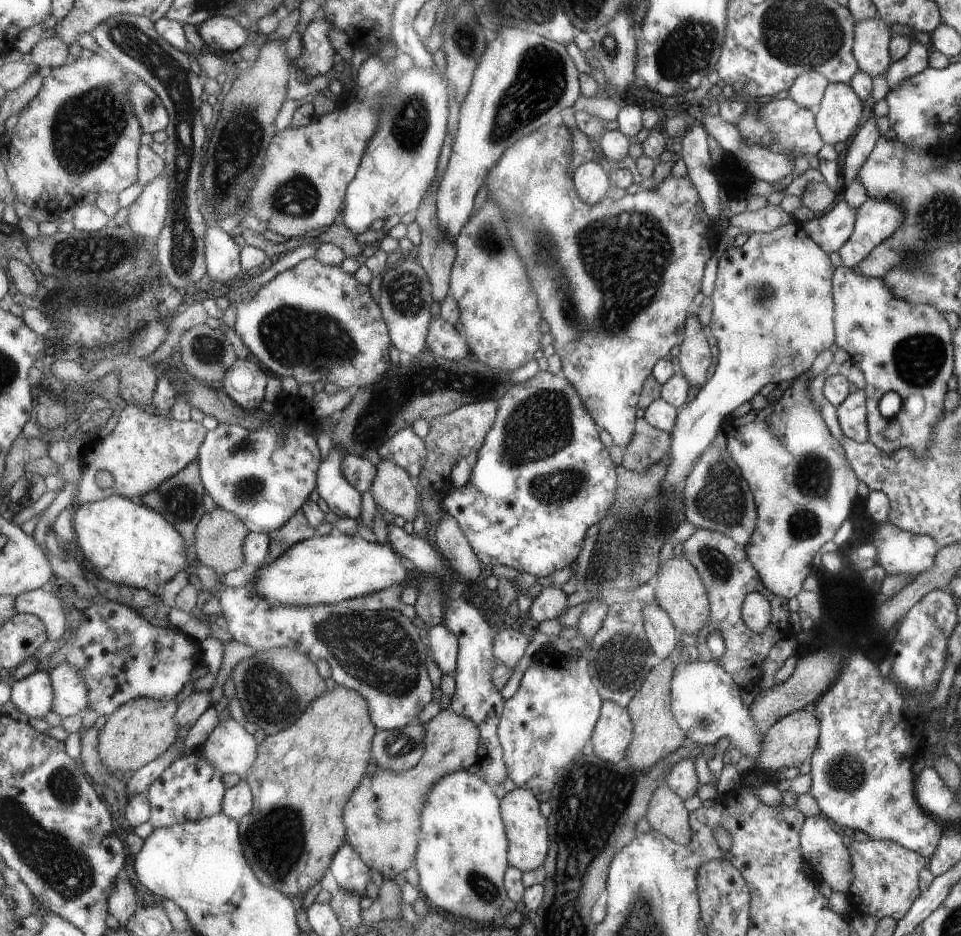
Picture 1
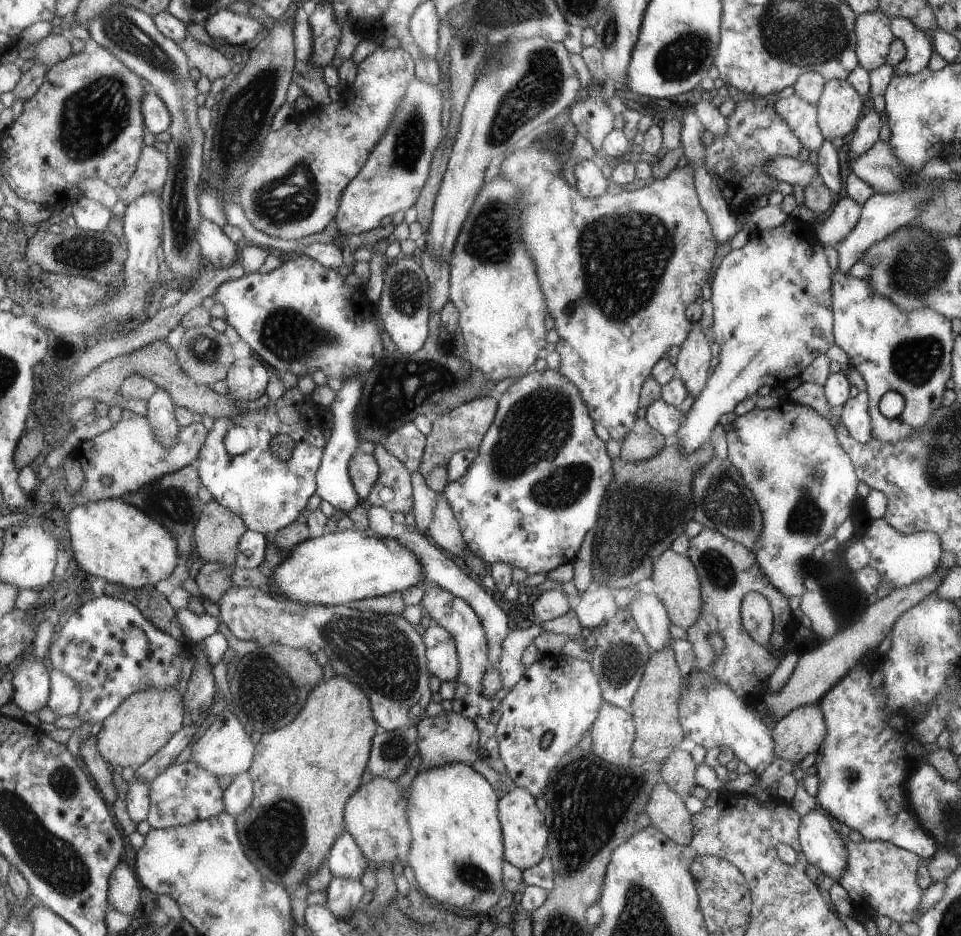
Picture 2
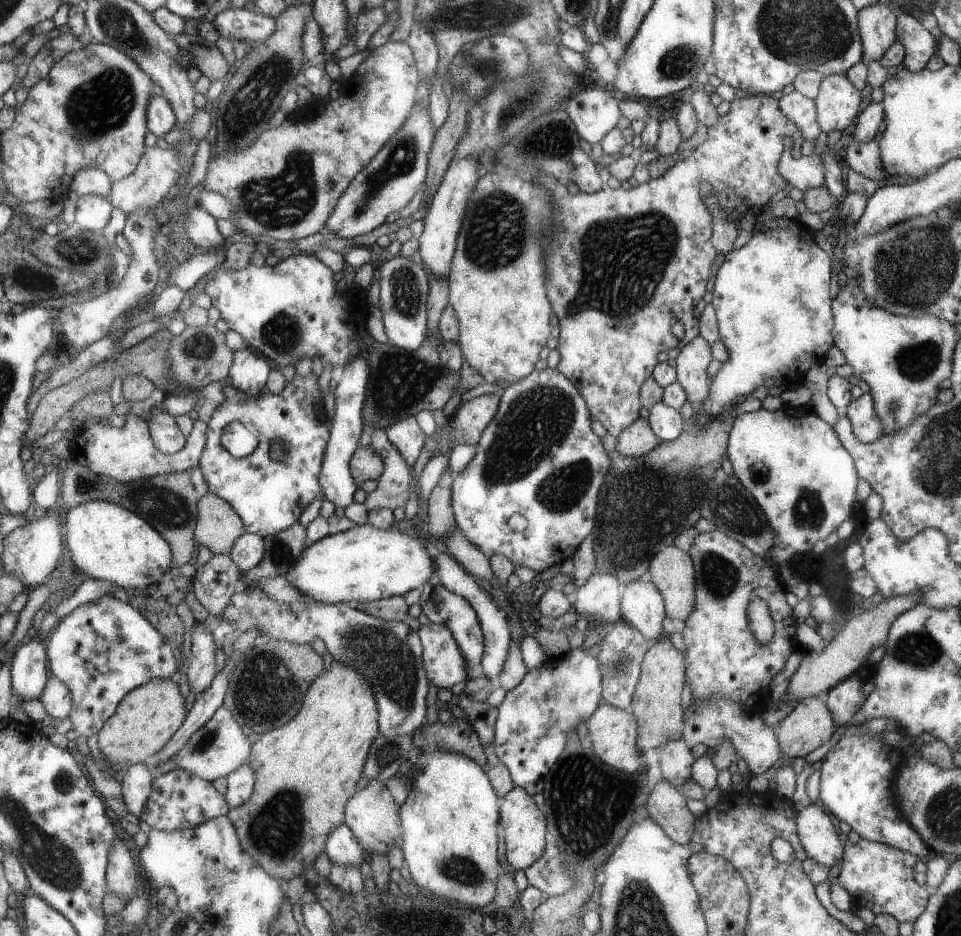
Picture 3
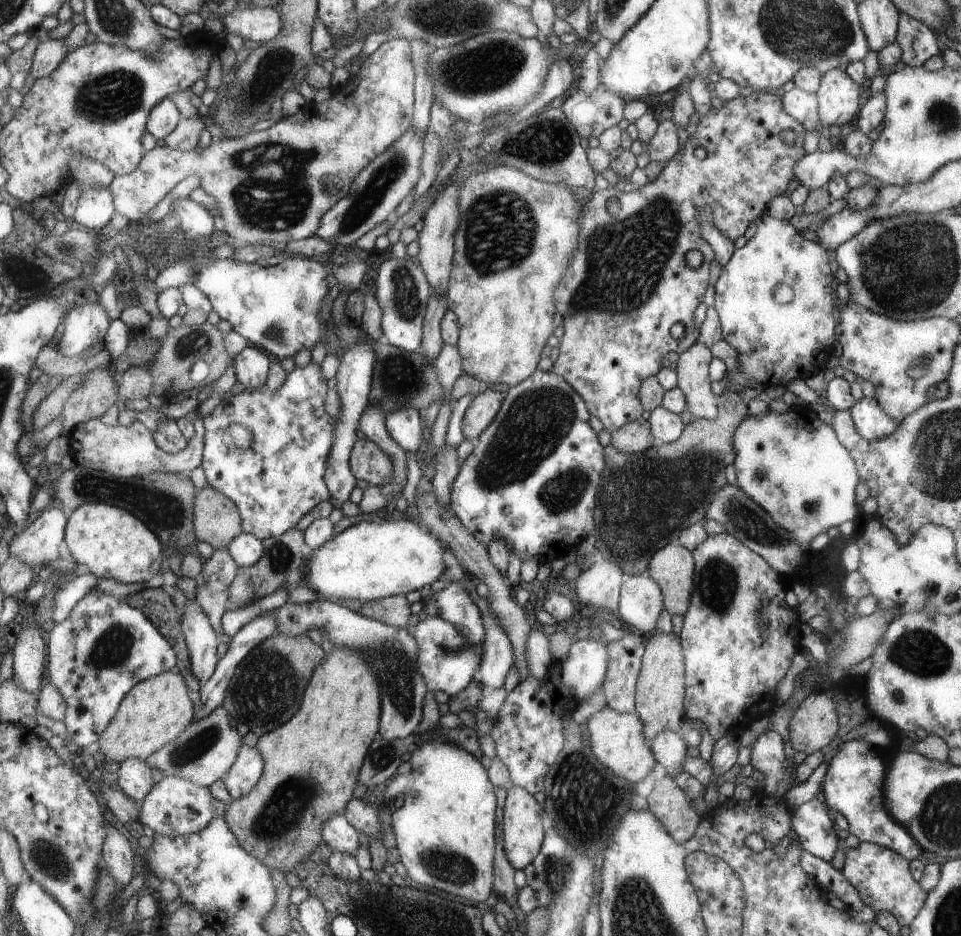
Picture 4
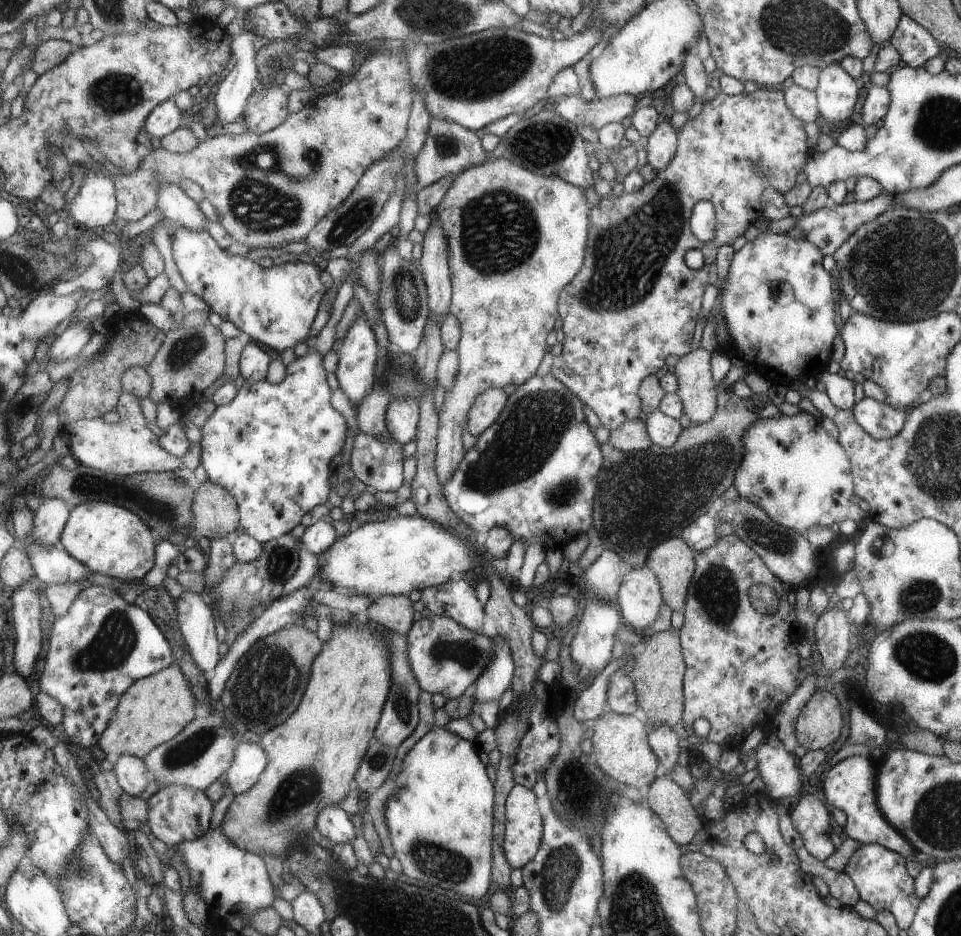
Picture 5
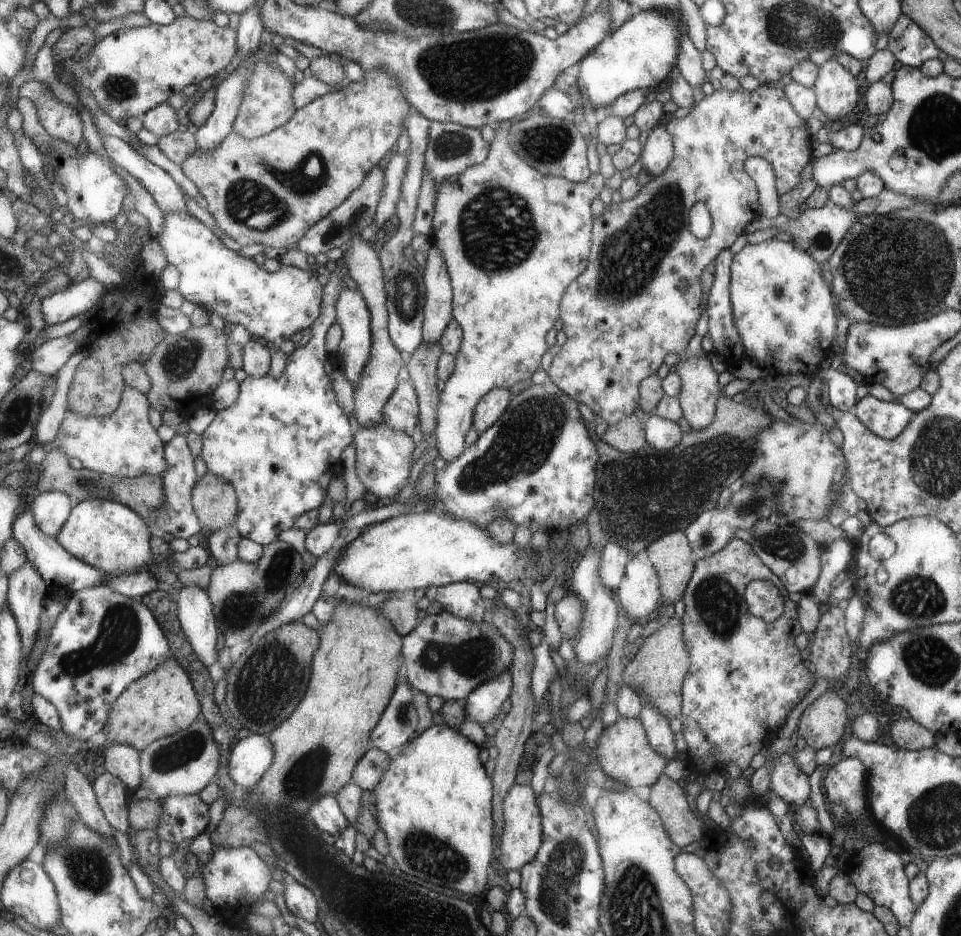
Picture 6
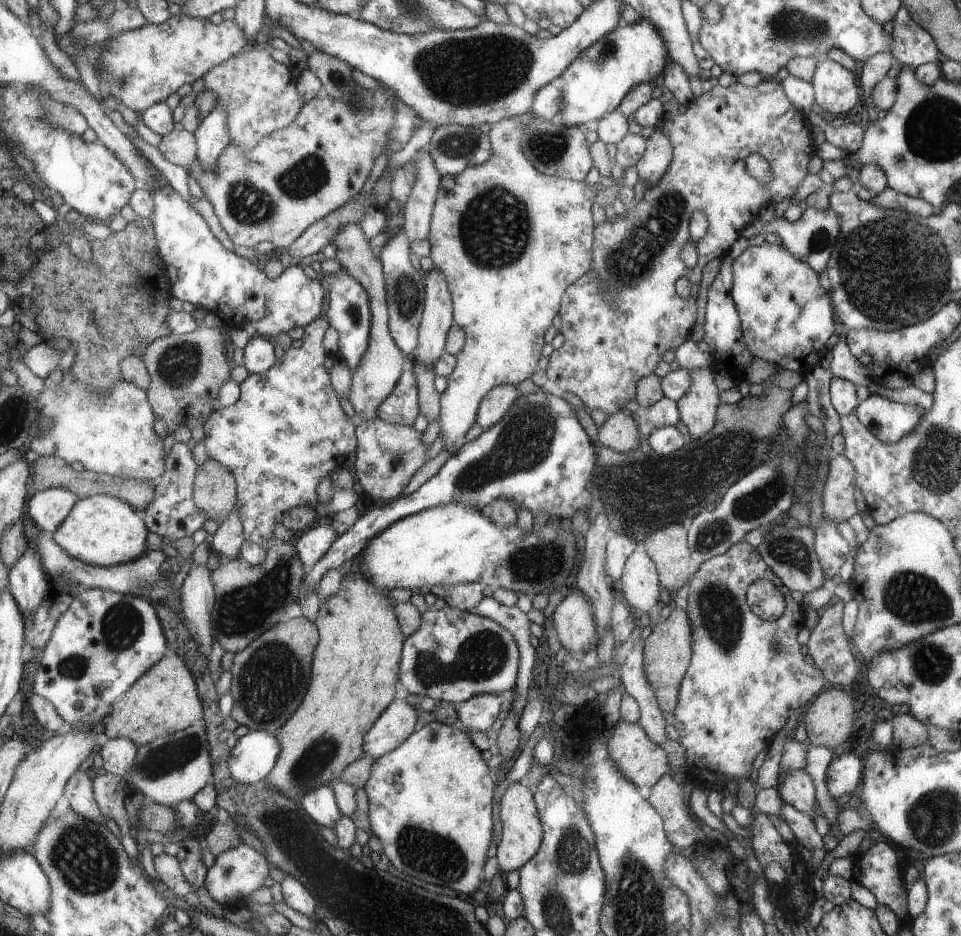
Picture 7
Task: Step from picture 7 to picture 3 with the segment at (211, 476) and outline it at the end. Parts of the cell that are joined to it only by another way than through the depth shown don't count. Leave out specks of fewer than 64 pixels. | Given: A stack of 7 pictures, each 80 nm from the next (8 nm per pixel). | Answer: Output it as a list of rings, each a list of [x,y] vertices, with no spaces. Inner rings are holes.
[[[207,492],[199,501],[196,541],[213,555],[231,556],[237,539],[246,533],[240,514],[219,495]]]

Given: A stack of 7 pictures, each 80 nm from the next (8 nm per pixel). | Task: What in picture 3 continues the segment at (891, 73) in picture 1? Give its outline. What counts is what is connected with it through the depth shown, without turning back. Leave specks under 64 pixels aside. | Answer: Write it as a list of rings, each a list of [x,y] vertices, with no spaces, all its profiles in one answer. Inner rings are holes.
[[[901,12],[896,18],[896,40],[904,48],[901,68],[918,71],[926,66],[929,57],[936,54],[936,34],[927,31],[909,13]]]

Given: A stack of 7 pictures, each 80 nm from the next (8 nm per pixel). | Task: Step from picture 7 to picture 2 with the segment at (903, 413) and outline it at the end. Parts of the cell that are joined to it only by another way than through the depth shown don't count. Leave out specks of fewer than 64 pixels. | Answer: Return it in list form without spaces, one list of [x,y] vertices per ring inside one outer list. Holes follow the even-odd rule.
[[[859,391],[853,398],[840,408],[840,420],[845,430],[852,435],[858,443],[864,443],[872,438],[872,421],[868,413],[868,395],[865,391]]]

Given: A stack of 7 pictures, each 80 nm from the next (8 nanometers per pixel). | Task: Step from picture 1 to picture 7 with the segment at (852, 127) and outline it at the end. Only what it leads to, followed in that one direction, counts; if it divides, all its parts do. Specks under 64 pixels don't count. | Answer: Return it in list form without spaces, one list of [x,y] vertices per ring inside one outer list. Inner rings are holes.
[[[821,58],[811,81],[816,90],[816,103],[834,117],[845,115],[859,100],[853,74],[832,60]]]

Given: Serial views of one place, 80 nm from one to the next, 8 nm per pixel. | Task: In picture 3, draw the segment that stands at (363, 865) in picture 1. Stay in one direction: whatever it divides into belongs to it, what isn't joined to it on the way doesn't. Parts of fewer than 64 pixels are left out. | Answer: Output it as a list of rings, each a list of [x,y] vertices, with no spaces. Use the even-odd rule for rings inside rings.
[[[346,822],[329,835],[326,844],[326,854],[331,862],[344,867],[361,866],[361,862],[365,860],[364,849],[354,830],[351,830]]]

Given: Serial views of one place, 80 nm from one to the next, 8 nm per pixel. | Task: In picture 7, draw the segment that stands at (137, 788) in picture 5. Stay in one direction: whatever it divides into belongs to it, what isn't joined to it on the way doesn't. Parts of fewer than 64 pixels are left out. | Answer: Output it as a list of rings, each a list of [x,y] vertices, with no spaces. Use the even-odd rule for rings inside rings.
[[[125,737],[108,739],[101,747],[104,772],[125,777],[132,772],[139,746]]]

